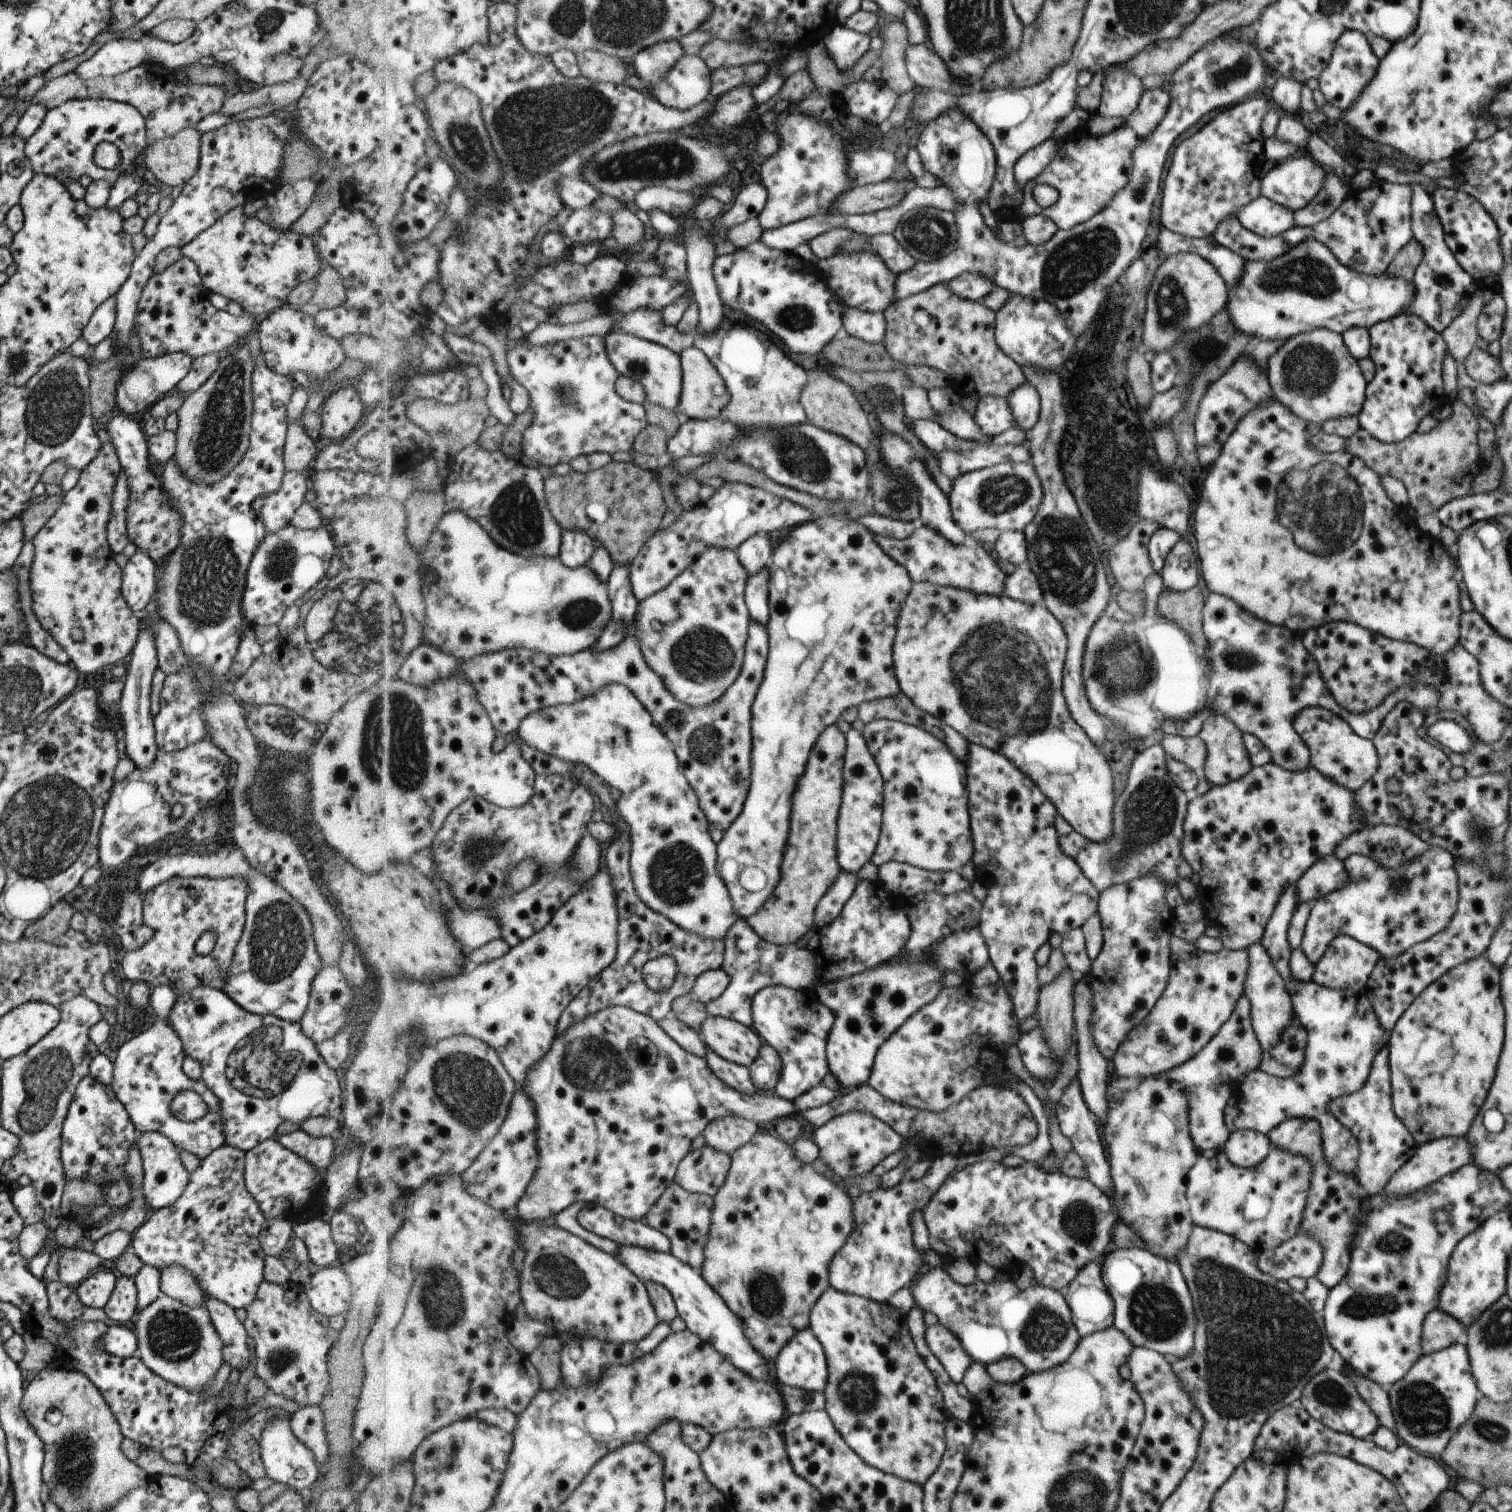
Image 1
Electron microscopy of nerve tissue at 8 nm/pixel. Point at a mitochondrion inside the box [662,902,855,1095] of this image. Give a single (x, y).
(796, 1032)

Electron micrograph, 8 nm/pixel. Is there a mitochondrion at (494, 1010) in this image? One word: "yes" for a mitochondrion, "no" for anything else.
no

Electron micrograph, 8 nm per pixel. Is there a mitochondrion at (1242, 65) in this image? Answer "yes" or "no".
yes

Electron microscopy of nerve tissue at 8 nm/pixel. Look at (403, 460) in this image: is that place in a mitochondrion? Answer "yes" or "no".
no

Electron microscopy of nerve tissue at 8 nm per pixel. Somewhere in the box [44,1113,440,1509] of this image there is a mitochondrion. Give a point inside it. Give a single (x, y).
(74, 1461)

